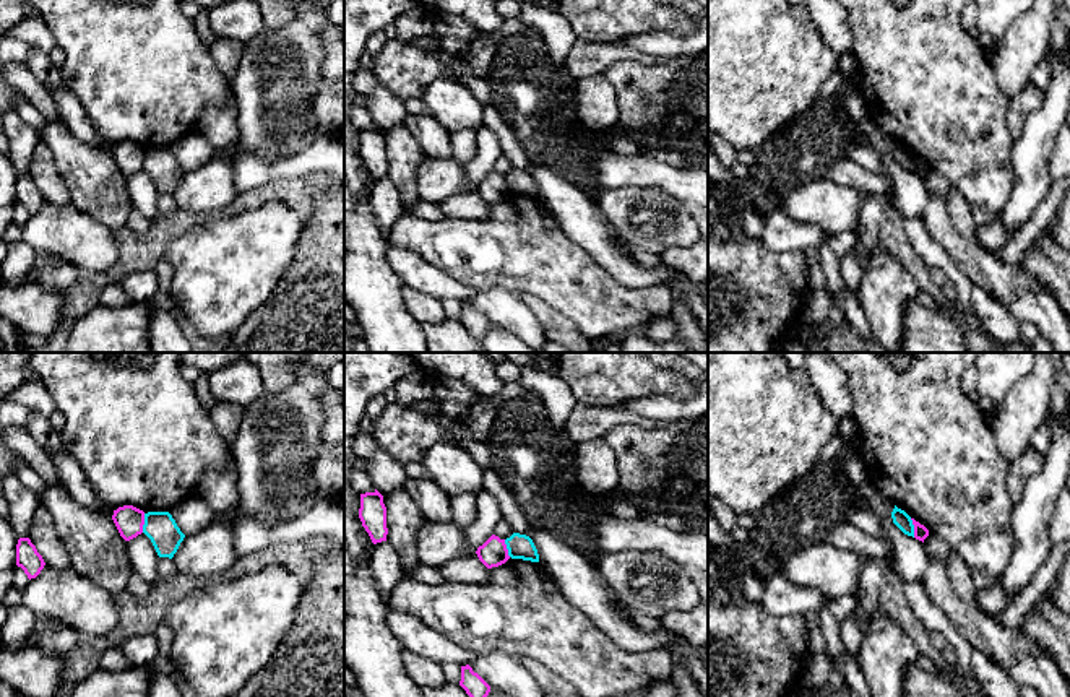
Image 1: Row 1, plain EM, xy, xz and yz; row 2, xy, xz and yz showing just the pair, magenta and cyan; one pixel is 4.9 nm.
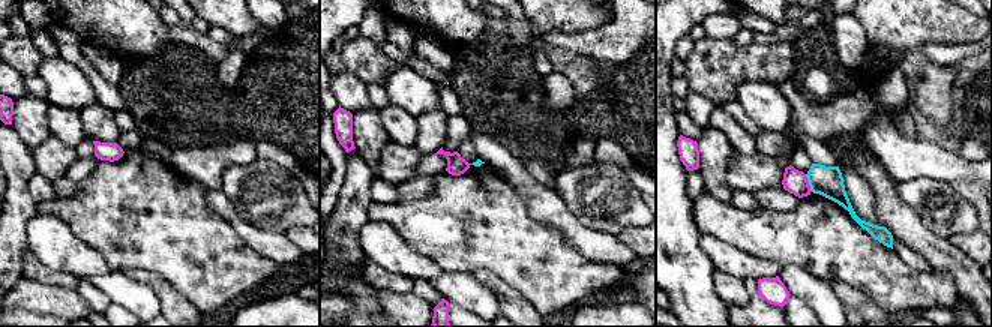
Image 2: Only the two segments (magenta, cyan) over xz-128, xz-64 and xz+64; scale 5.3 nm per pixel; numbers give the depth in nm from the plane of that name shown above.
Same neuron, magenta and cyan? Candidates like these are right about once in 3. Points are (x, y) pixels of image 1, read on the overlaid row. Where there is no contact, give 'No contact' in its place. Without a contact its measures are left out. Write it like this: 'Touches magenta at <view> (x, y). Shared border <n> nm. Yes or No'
Touches magenta at xy (143, 523). Shared border 100 nm. No

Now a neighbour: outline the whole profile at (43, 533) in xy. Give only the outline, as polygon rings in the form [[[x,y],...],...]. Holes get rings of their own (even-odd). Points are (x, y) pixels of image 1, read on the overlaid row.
[[[39,505],[34,513],[29,539],[42,556],[45,565],[55,570],[65,570],[71,567],[68,552],[55,530],[55,523],[42,505]]]

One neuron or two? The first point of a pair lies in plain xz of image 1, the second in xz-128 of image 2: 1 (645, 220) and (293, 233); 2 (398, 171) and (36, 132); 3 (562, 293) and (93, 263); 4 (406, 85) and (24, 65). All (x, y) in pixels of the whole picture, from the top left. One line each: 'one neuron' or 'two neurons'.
1: two neurons
2: one neuron
3: two neurons
4: one neuron

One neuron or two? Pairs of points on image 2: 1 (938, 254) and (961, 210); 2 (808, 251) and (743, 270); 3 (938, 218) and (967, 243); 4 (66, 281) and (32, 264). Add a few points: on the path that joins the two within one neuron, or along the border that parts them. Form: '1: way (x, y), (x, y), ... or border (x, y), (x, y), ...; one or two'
1: border (919, 216), (934, 233), (947, 239); two
2: border (737, 248), (755, 257), (775, 261), (781, 267); two
3: border (976, 228), (947, 237); two
4: way (57, 278), (41, 273); one

